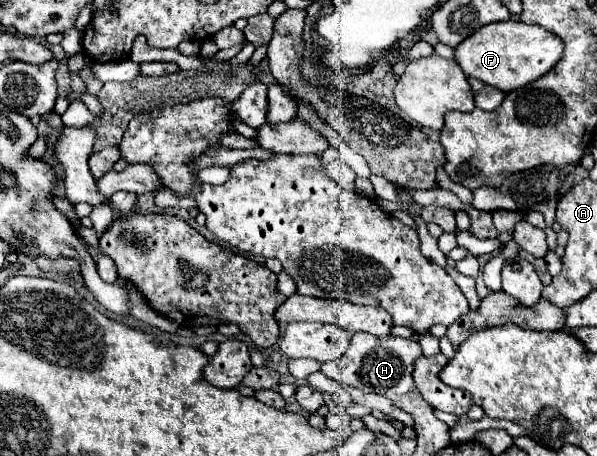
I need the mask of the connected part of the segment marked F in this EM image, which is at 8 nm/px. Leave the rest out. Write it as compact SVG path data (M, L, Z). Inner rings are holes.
M516 20L492 22L476 30L460 46L456 46L456 62L460 64L464 74L500 88L502 92L522 88L532 80L548 74L548 68L554 68L560 62L562 54L564 42L556 34L544 30L542 26L528 26Z

